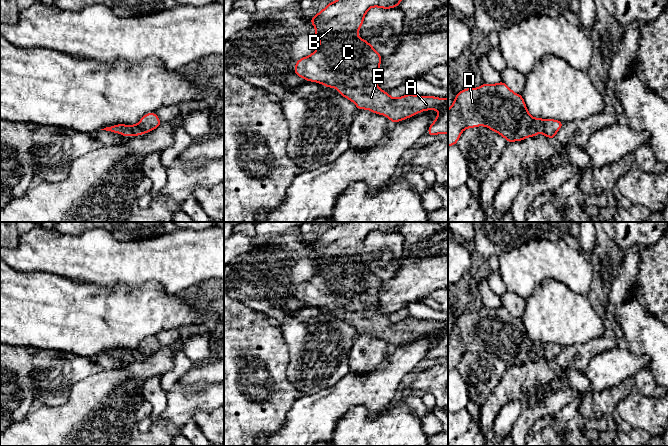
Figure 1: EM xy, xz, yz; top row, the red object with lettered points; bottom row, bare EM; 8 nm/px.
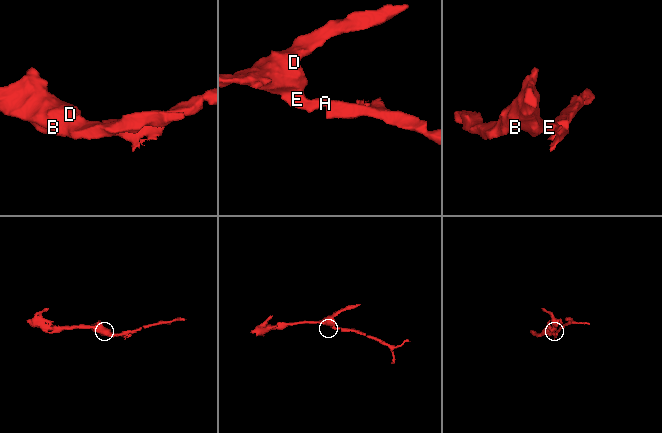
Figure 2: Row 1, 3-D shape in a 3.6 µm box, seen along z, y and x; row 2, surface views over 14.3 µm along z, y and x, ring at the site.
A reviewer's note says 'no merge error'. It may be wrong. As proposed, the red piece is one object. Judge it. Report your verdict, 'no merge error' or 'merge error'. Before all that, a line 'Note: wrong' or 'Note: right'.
Note: right
no merge error

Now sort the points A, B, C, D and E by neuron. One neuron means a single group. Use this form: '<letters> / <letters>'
A B C D E

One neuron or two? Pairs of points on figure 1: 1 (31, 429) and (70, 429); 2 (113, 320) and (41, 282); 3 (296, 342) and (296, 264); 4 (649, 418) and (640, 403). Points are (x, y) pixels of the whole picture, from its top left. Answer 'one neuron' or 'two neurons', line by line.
1: one neuron
2: one neuron
3: one neuron
4: one neuron

